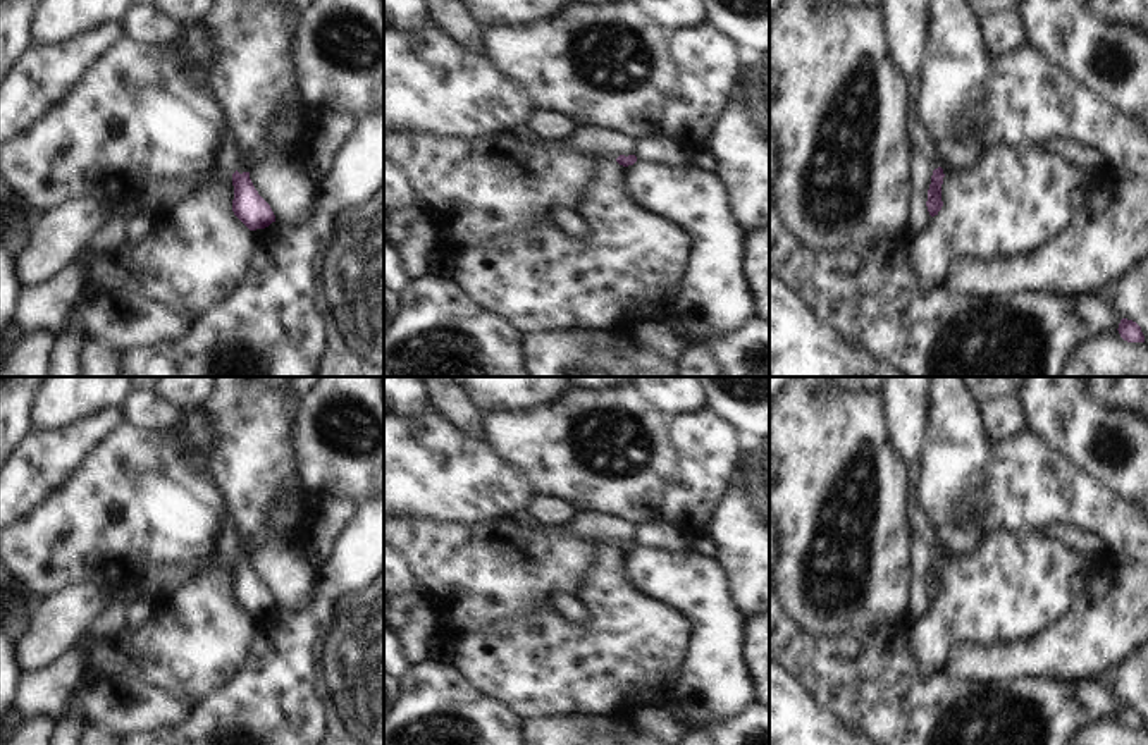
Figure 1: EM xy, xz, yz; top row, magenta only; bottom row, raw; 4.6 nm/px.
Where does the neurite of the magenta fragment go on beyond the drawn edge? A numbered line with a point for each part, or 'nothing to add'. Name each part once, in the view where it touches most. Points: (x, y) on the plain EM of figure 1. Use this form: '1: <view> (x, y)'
1: yz (918, 520)

